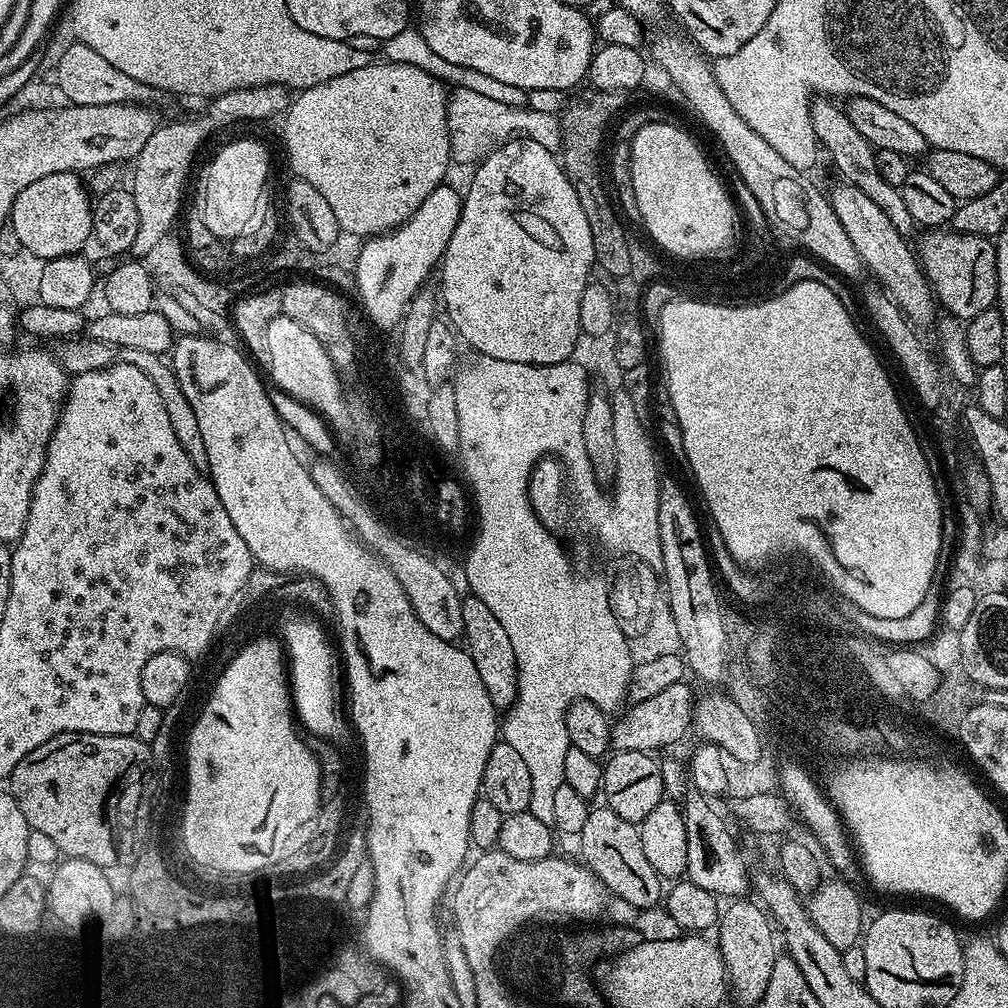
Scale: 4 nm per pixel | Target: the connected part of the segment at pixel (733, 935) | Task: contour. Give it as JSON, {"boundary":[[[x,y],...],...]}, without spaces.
{"boundary":[[[733,899],[729,903],[732,905],[729,908],[727,905],[721,911],[718,947],[724,959],[724,966],[728,969],[728,982],[734,1000],[736,996],[738,1003],[756,1006],[766,994],[770,974],[773,973],[774,962],[778,955],[778,949],[776,949],[778,936],[767,911],[755,899],[752,899],[753,901],[748,899]]]}

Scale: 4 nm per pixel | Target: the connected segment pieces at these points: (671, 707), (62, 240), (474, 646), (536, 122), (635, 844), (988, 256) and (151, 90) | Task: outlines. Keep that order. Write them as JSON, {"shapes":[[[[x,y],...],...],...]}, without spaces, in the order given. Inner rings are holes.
{"shapes":[[[[679,680],[674,686],[654,694],[654,698],[637,700],[631,705],[628,714],[612,725],[612,748],[618,752],[659,753],[659,748],[668,748],[676,744],[688,728],[693,727],[697,697],[692,696],[692,688],[688,682]]],[[[74,172],[46,174],[38,182],[30,182],[12,207],[10,223],[22,248],[32,251],[45,262],[59,256],[75,256],[92,234],[92,205],[89,189]]],[[[471,594],[462,599],[462,618],[462,640],[469,658],[474,662],[474,670],[478,670],[478,678],[482,678],[482,686],[486,686],[486,694],[490,694],[490,702],[498,710],[511,708],[516,700],[518,662],[514,658],[514,645],[510,643],[510,634],[506,634],[506,626],[498,622],[497,616],[490,611],[486,602],[482,602],[482,598]]],[[[453,87],[448,98],[448,133],[450,134],[450,154],[452,164],[469,164],[475,166],[488,155],[490,143],[488,144],[488,112],[492,112],[492,120],[500,132],[508,132],[513,128],[521,132],[521,137],[527,138],[531,143],[542,146],[545,152],[553,154],[561,151],[564,142],[564,129],[559,115],[542,110],[534,110],[523,107],[511,108],[494,102],[477,91]]],[[[607,806],[593,807],[586,818],[586,826],[578,834],[583,863],[604,883],[612,896],[630,902],[636,909],[654,908],[661,903],[662,878],[646,858],[642,850],[642,838],[637,825],[618,818]]],[[[928,230],[923,235],[920,248],[918,244],[920,266],[932,286],[939,307],[947,315],[967,322],[974,318],[974,314],[982,314],[982,310],[997,303],[996,246],[989,237],[955,230]]],[[[72,42],[62,54],[56,68],[58,84],[69,103],[78,105],[142,104],[150,106],[161,97],[159,88],[131,78],[122,70],[115,69],[102,55],[95,53],[85,44]]]]}

